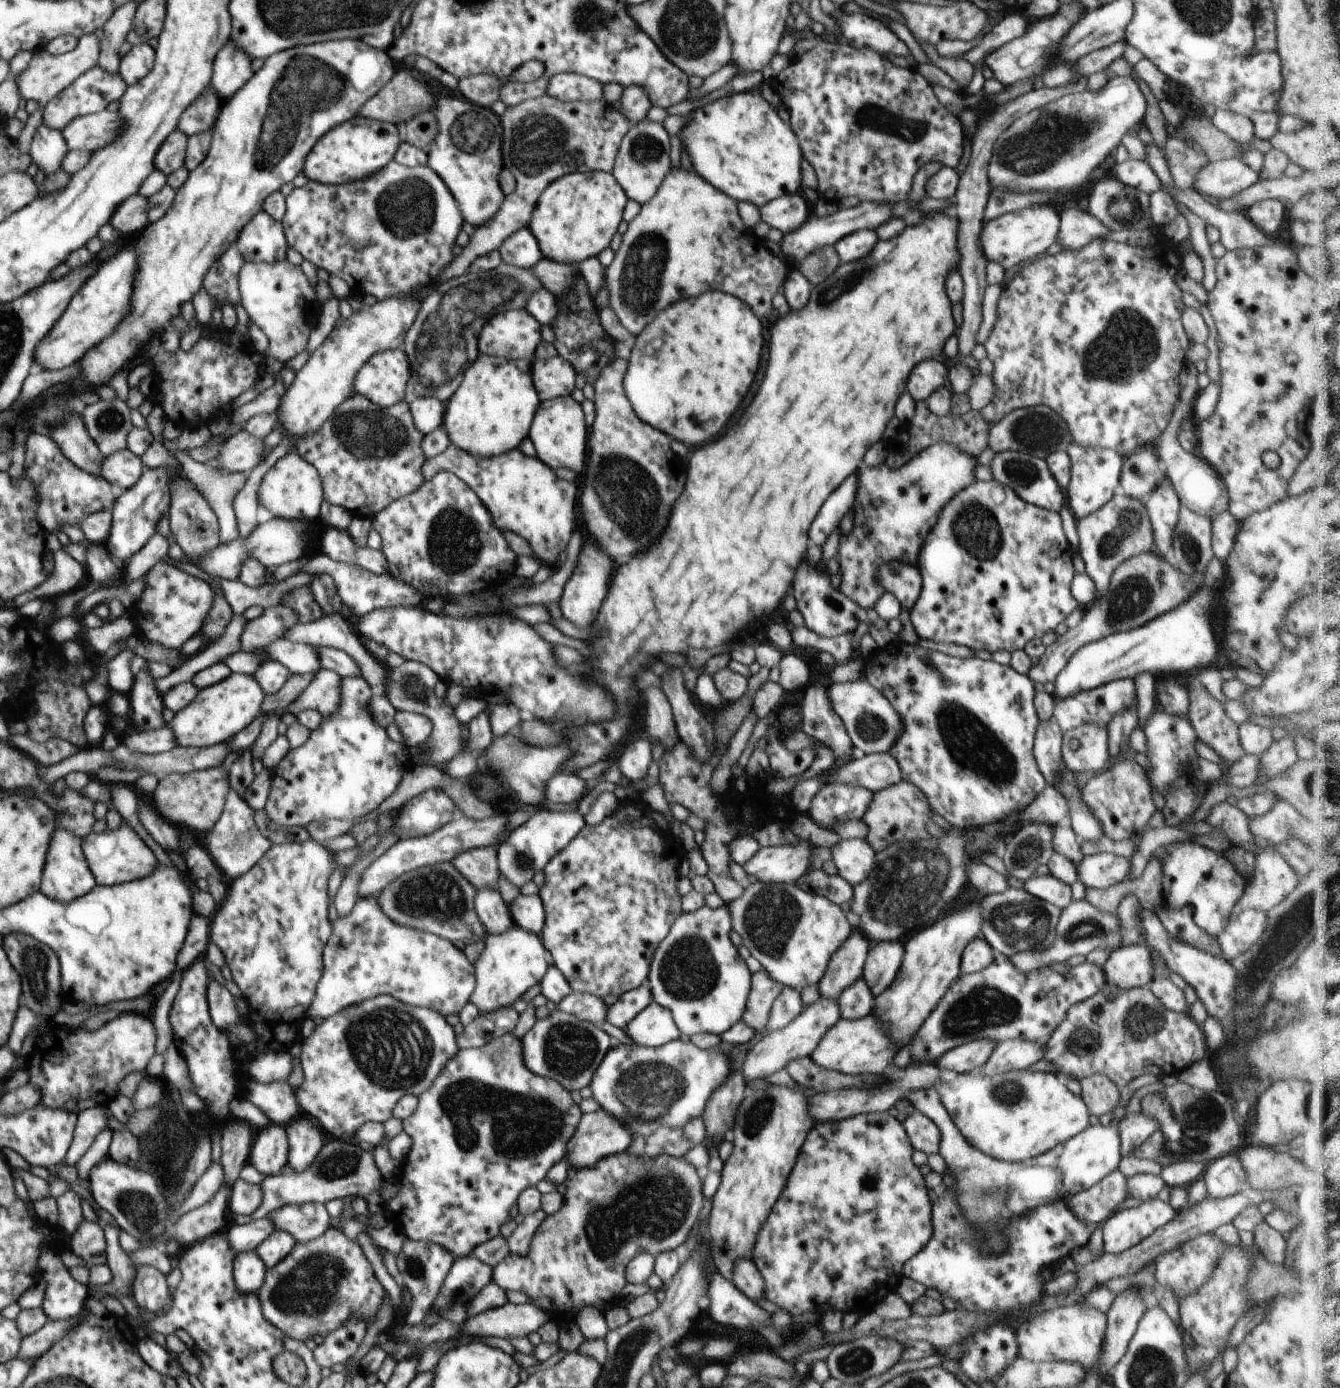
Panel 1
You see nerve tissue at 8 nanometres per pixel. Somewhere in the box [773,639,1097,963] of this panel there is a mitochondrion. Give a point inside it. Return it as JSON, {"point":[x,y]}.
{"point":[896,895]}

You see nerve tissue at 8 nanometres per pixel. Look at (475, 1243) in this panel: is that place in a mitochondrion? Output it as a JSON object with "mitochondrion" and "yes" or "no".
{"mitochondrion":"no"}

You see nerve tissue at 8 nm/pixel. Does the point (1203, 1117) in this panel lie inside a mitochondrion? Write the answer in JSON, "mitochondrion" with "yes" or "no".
{"mitochondrion":"yes"}

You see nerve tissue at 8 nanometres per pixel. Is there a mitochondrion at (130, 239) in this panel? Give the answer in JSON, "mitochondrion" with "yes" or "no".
{"mitochondrion":"no"}

